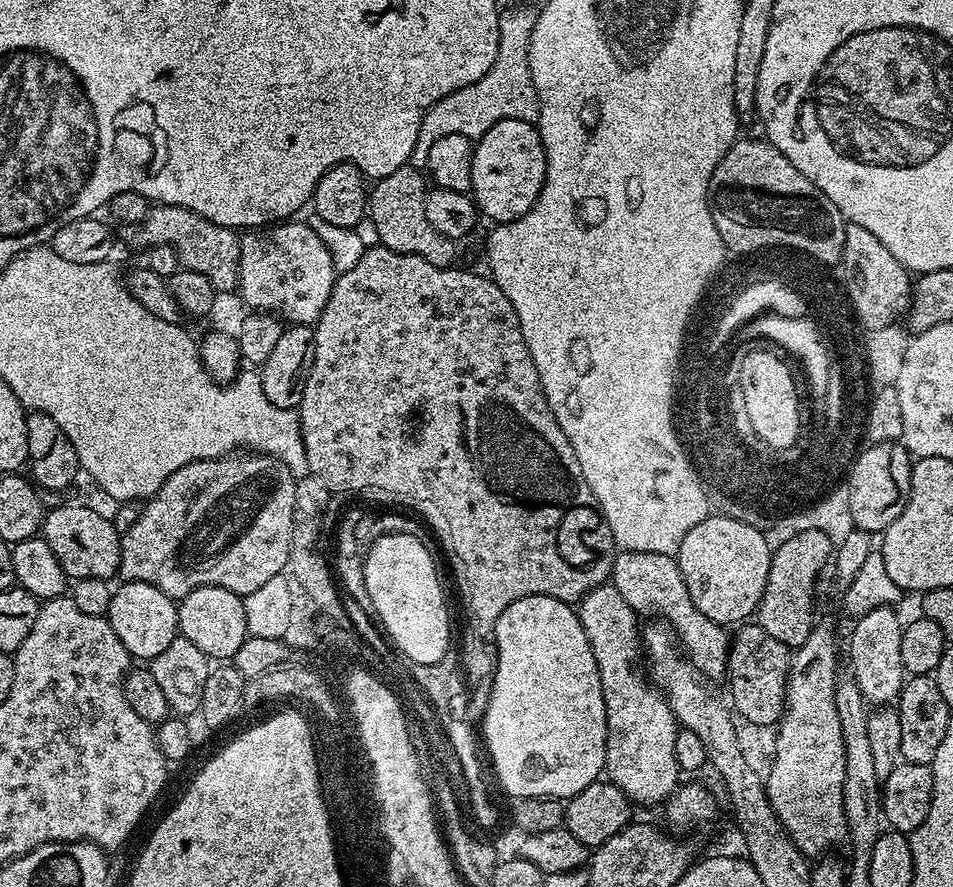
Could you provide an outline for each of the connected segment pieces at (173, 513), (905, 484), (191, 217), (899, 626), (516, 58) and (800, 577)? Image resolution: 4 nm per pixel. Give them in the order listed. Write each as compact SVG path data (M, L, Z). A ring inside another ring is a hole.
M229 454L219 456L217 460L195 460L182 466L182 470L170 474L170 478L166 478L163 486L139 509L136 521L129 528L123 529L120 538L119 579L124 582L137 580L152 584L158 590L162 590L162 594L166 594L173 602L183 600L186 594L190 594L202 586L222 586L242 598L252 594L260 586L265 586L270 578L274 578L275 575L283 573L288 568L292 531L294 530L296 482L297 477L290 474L290 470L283 460L276 460L273 456L263 454Z
M891 440L868 444L859 453L852 465L851 516L854 517L857 529L861 532L883 534L906 510L910 498L910 478L912 477L913 457L903 443Z
M156 204L149 207L146 218L139 224L133 224L123 229L124 236L139 250L147 249L153 244L165 244L170 246L178 254L181 269L198 274L206 274L212 283L223 286L227 280L235 281L238 276L238 265L240 262L240 236L233 229L223 228L198 214L194 214L189 208L179 208L173 204Z
M891 605L880 606L859 617L848 642L852 680L859 686L865 701L872 706L888 706L899 701L906 673L902 666L903 621Z
M512 8L500 13L500 41L498 42L498 58L494 58L494 66L478 82L466 86L462 90L454 90L446 98L442 98L422 118L422 130L418 130L418 142L414 142L414 150L410 161L411 167L421 170L428 167L430 146L438 142L438 138L446 138L446 134L462 134L469 138L478 138L503 120L521 120L527 124L536 124L540 119L540 99L534 90L534 82L530 74L530 34L536 21L536 12L528 8Z
M804 535L792 543L785 544L781 548L779 556L773 556L770 562L770 574L766 578L766 590L762 594L760 604L754 613L755 623L762 626L762 630L766 630L766 634L770 634L770 638L778 638L778 642L785 644L789 650L794 650L798 646L802 646L802 642L806 642L806 638L810 638L810 630L814 623L812 617L812 607L816 604L816 579L820 576L820 571L824 568L824 563L829 563L833 550L828 547L824 535Z

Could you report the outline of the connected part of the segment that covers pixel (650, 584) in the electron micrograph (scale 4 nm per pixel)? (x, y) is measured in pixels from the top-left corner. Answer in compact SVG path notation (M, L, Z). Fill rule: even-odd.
M617 551L610 582L641 617L659 618L676 633L680 647L705 678L716 682L719 676L721 679L727 673L729 633L724 633L727 632L725 625L715 624L694 606L694 602L690 602L690 594L686 590L686 582L675 556Z

